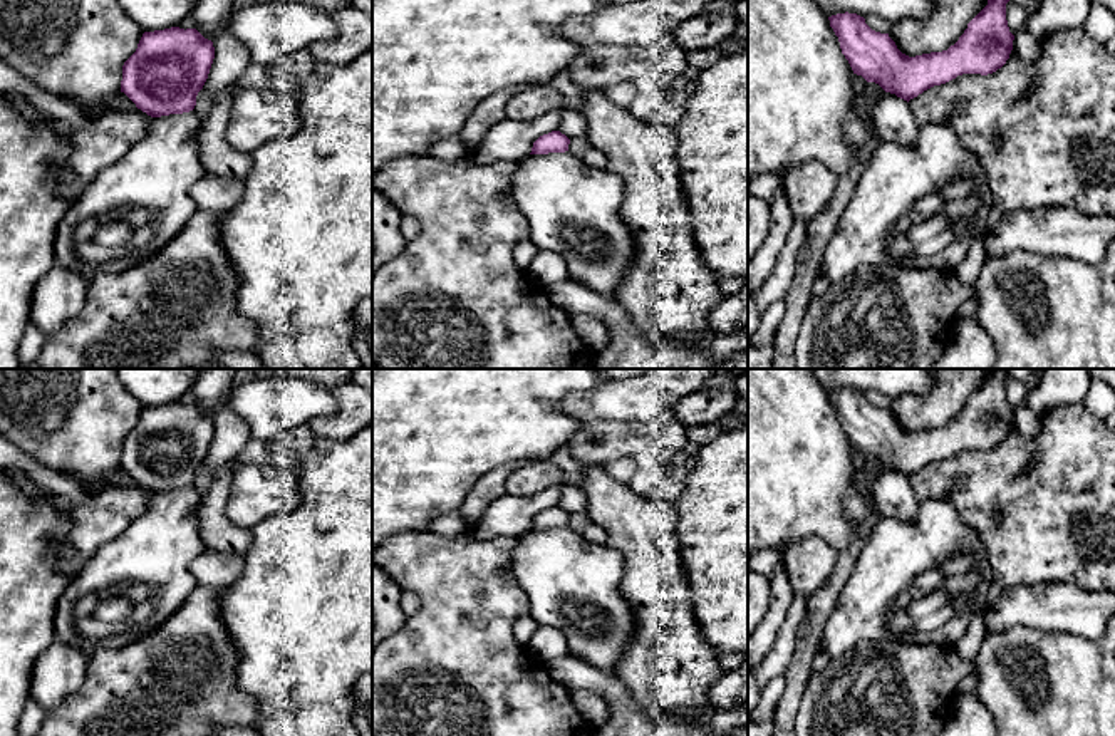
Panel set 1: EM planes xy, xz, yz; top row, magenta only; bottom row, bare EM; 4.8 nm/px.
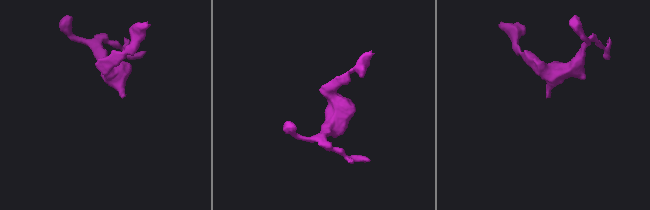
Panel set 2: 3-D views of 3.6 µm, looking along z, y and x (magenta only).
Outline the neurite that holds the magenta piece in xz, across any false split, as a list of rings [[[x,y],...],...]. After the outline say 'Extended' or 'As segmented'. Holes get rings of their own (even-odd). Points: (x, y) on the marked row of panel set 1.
[[[552,131],[540,136],[532,148],[530,154],[548,154],[548,153],[565,153],[568,151],[570,139],[560,131]]]. As segmented

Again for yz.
[[[988,0],[954,45],[915,57],[902,54],[889,34],[872,30],[857,13],[837,13],[828,20],[853,74],[909,102],[957,75],[988,75],[1006,64],[1014,40],[1006,20],[1008,2]]]. As segmented

